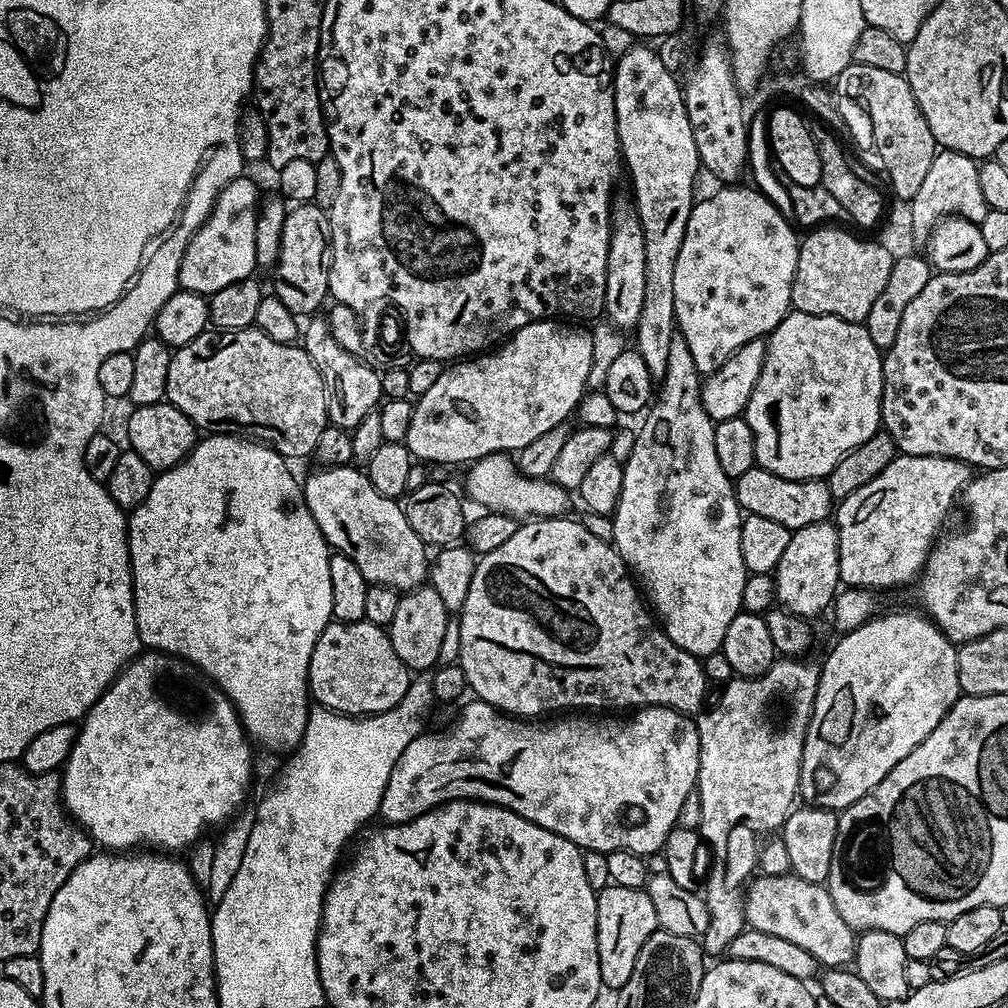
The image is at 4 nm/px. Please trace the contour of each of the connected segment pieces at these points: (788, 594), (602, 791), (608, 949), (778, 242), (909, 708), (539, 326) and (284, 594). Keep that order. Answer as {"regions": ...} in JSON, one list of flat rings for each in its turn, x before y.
{"regions":[[[835,523,811,524,795,529,778,562,774,579,779,607,805,618,813,618,819,612,827,613,841,587]],[[475,698,469,699,469,704,460,712,460,717,449,726,445,732,425,731,415,736,402,750,402,758,394,762,394,770,390,770,390,782,386,782,386,794,382,794,380,803,379,819,385,825,405,824,422,814,431,812,433,808,439,808,441,804,450,804,454,800,478,800,485,804,496,804,500,808,510,810,570,842,574,842,577,848,590,852,609,853,621,848,630,850,634,854,645,858,652,858,652,855,659,853,664,847,667,836,677,827,682,802,696,787,698,778,698,766,700,765,700,735,696,729,696,720,689,713,679,712,673,708,663,706,645,706,633,711,625,720,587,720,587,715,572,714,569,720,560,720,557,724,540,724,544,722,529,722,524,718,509,716,499,712,494,706]],[[609,883,596,893,596,937,598,938,598,962,600,982,605,989,618,990,634,974,634,962,650,938,658,931,654,906,644,888,631,888]],[[720,186,720,189,713,196,708,196,705,200,697,199,693,203,690,222,686,222,686,234,682,238,682,250,678,250,678,258,674,262,674,314,676,315,678,335,686,338,686,346,690,346,694,366,698,366,698,370,702,374,714,372,721,368,736,353,738,346,746,346,746,342,754,342,767,337,779,326,782,318,787,316,792,308,792,283,794,282,794,270,798,266,798,254,800,253,800,240,795,232,797,229,755,187,736,187,740,186]],[[888,612,885,616,883,614,873,616,862,626,843,633,839,637,841,640,829,650,828,657,822,660,818,694,814,698,810,726,806,730,806,742,802,750,802,766,800,767,798,796,805,805,814,808,843,810,849,808,854,802,858,802,858,798,862,798,870,790,874,790,874,786,878,786,878,782,882,782,882,778,886,778,886,774,890,774,890,770,894,770,894,766,898,766,898,762,902,762,902,758,906,758,906,754,910,754,910,750,914,750,914,746,923,742,926,734,930,734,930,730,934,730,934,726,938,726,938,722,942,722,942,718,948,713,950,706,954,706,954,702,960,699,962,693,958,682,957,645,948,640,946,634,942,634,942,630,938,625,932,623,927,615,916,612]],[[556,318,536,320,512,333,495,350,445,367,438,382,415,401,410,430,406,430,406,438,402,441,409,454,429,465,467,465,495,452,515,453,534,442,534,438,542,438,542,434,567,421,571,412,573,415,579,409,590,378,592,334,580,328,583,327]],[[208,434,197,439,190,454,172,468,165,468,153,479,146,502,131,509,128,522,128,553,132,567,132,593,134,594,134,614,138,622,140,643,145,649,167,652,169,656,179,656,200,669,216,687,227,694,240,716,240,724,253,745,261,744,272,752,288,752,300,747,304,739,310,693,308,671,310,654,322,634,322,630,332,620,332,599,330,598,330,549,318,522,310,514,304,501,301,481,288,469,289,461,280,453,258,440,231,434]]]}

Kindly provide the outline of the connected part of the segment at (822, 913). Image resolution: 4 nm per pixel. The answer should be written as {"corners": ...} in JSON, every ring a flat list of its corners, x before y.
{"corners":[[791,874,757,875,747,885,744,894,744,918,749,928,763,930,802,946,802,950,811,954,817,965,825,969,843,968,856,959,857,933,842,922,842,914,838,914,824,884,806,882,806,878]]}

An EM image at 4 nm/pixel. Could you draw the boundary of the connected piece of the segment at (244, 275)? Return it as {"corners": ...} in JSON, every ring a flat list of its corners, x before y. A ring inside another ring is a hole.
{"corners":[[248,174,231,180,220,191,204,225,190,238,182,266,178,270,180,288,185,292,196,292,205,298,212,297,218,290,226,290,233,282,249,279,257,271,254,258,254,230,256,214,262,192,256,189]]}

